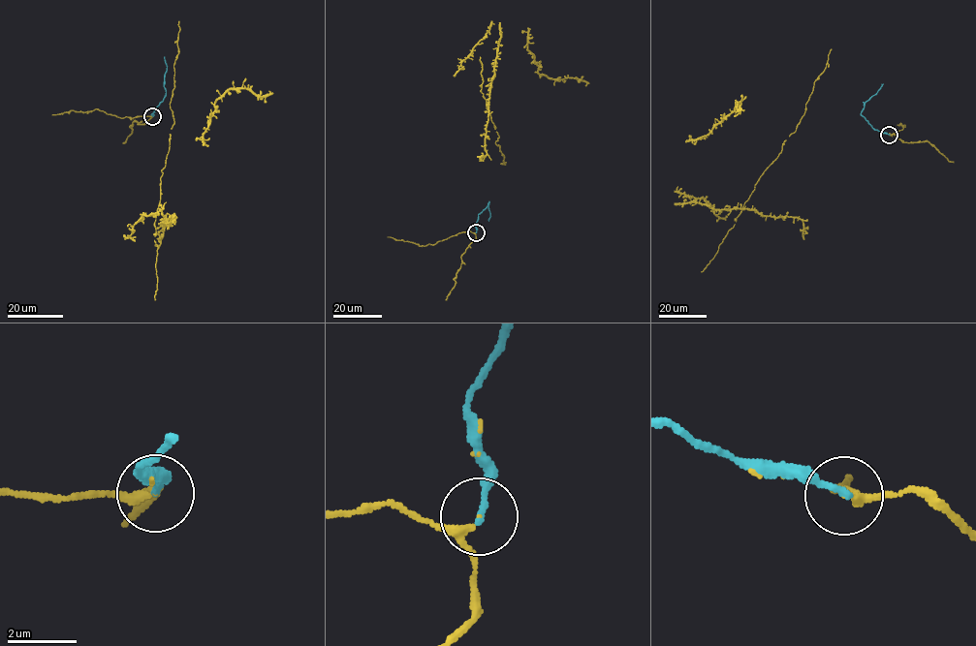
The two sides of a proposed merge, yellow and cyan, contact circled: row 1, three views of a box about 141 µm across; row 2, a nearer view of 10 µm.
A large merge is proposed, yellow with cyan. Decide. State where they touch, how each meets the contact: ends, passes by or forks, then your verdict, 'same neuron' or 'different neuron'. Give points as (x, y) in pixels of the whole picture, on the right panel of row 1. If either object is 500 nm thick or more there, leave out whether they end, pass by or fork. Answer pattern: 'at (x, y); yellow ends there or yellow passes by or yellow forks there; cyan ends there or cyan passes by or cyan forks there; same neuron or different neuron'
at (889, 135); yellow passes by; cyan ends there; same neuron

